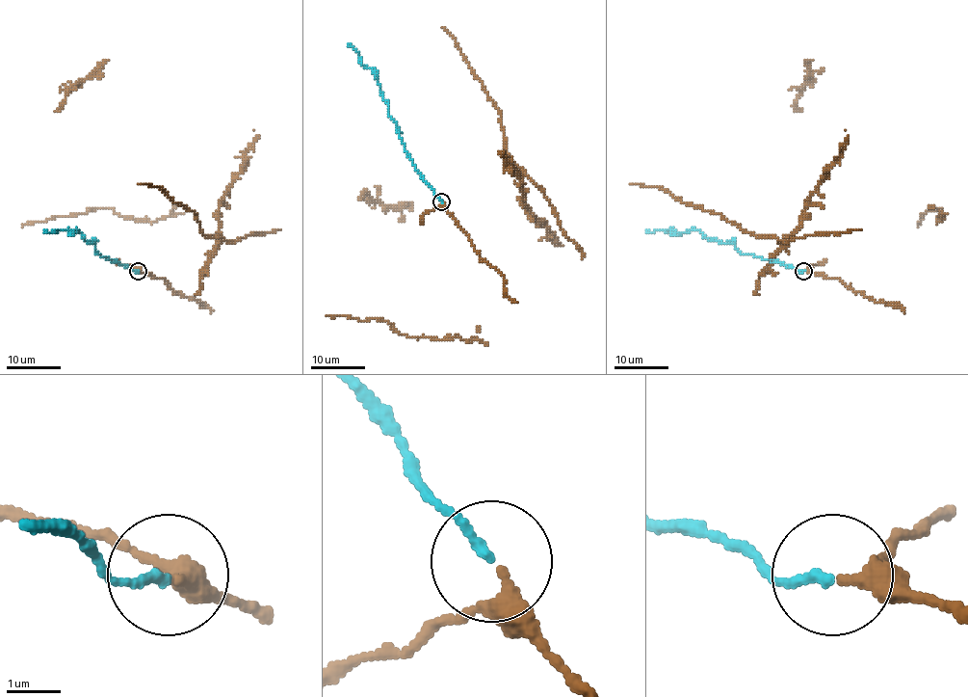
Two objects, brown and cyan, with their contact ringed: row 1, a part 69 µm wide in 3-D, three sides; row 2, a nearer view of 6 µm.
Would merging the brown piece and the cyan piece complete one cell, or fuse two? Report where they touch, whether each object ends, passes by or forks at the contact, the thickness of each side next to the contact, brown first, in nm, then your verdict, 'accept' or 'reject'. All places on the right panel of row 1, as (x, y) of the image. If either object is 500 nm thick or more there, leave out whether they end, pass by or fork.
place (803, 271); brown passes by; cyan ends; calibres 280 and 170 nm; accept

